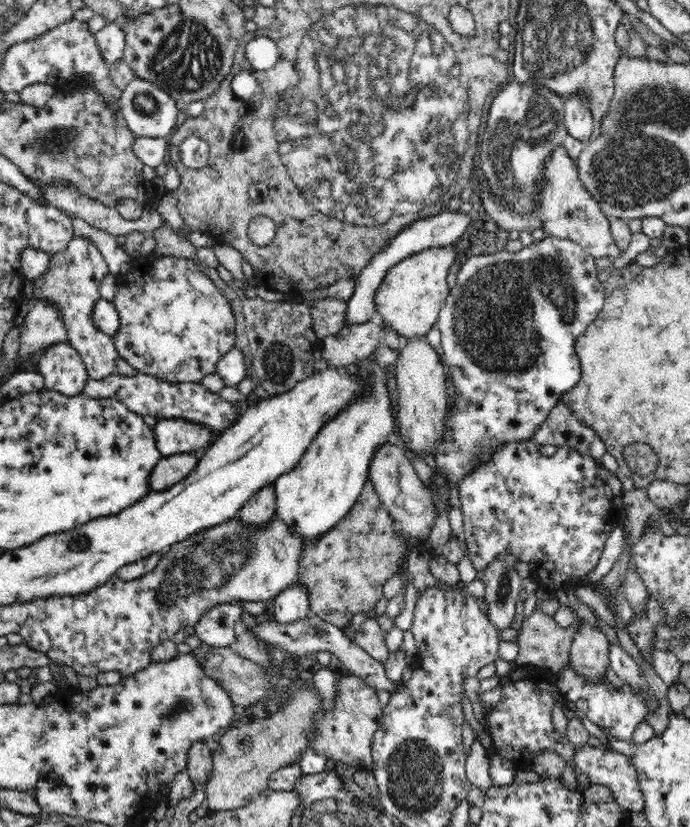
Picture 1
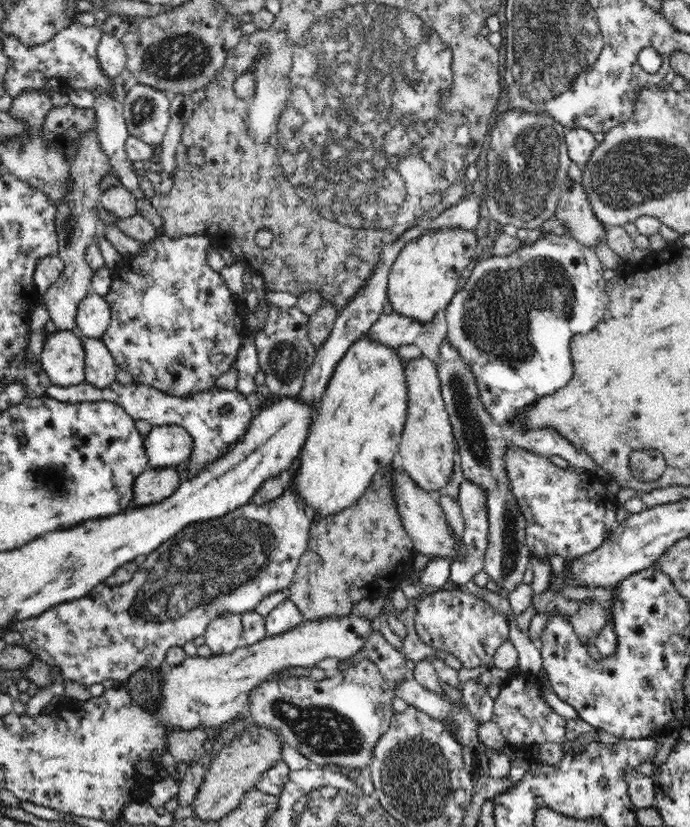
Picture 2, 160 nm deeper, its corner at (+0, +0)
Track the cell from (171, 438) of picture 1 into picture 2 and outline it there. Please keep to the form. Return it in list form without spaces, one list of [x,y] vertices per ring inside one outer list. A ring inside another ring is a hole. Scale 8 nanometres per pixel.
[[[154,426],[145,437],[144,447],[149,467],[168,467],[186,462],[192,454],[194,442],[182,426]]]

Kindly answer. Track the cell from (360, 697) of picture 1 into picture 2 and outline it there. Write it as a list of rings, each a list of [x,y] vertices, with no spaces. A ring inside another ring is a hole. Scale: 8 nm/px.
[[[364,658],[351,668],[329,674],[326,679],[320,681],[293,675],[288,679],[276,681],[264,679],[249,691],[248,715],[254,724],[277,728],[283,732],[287,745],[308,759],[313,767],[323,768],[334,764],[346,768],[364,769],[371,763],[376,744],[388,731],[396,713],[392,709],[392,700],[395,697],[392,684],[393,681],[385,679],[376,664],[368,658]]]

